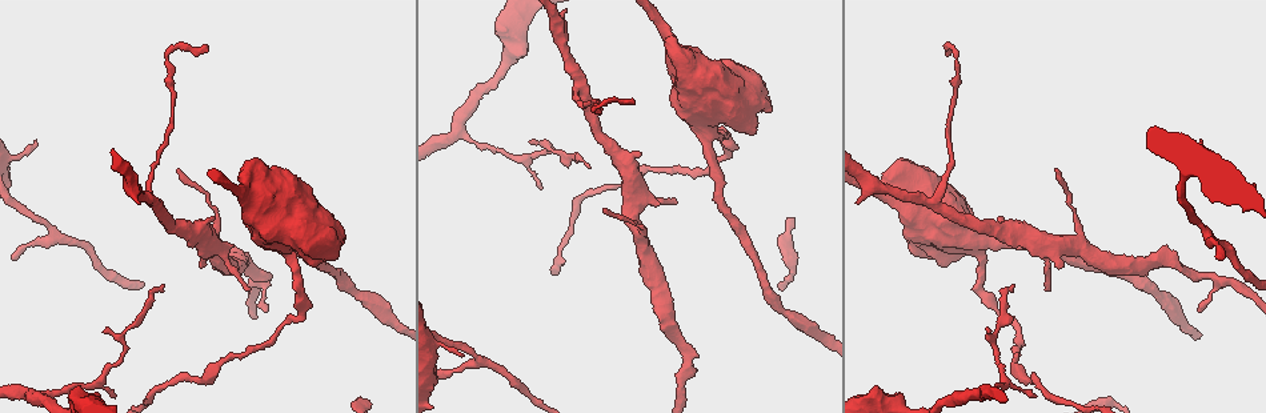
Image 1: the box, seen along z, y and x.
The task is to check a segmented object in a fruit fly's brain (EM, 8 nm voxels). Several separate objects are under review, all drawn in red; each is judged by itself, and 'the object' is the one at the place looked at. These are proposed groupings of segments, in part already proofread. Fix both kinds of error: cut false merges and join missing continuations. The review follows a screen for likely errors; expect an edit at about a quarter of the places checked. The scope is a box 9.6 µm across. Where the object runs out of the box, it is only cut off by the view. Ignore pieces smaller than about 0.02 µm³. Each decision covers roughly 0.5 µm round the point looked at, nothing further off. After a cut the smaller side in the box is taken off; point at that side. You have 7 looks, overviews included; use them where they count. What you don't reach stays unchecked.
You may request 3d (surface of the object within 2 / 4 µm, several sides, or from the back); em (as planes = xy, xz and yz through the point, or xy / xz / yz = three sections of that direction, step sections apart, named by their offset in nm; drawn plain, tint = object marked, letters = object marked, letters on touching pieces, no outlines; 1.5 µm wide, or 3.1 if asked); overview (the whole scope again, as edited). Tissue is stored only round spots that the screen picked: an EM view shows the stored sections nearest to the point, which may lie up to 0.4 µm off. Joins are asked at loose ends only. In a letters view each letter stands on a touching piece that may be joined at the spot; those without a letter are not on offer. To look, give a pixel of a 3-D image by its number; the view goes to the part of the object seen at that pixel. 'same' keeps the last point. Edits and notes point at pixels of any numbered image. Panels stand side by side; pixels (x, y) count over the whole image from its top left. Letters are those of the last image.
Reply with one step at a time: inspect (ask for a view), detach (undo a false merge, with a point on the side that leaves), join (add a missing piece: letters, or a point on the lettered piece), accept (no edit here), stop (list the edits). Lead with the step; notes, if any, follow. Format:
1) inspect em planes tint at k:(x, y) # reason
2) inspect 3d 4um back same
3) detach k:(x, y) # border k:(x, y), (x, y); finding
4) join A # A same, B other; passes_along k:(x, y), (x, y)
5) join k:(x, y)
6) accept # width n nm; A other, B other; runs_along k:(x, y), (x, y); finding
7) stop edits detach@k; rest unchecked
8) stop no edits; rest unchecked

inspect 3d 4um at 1:(1034, 397) # branch stops here

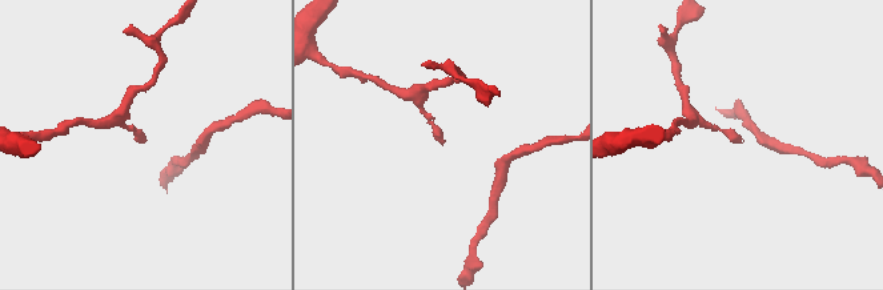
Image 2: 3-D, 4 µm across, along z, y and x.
inspect em planes letters at 2:(737, 140) # need the tissue

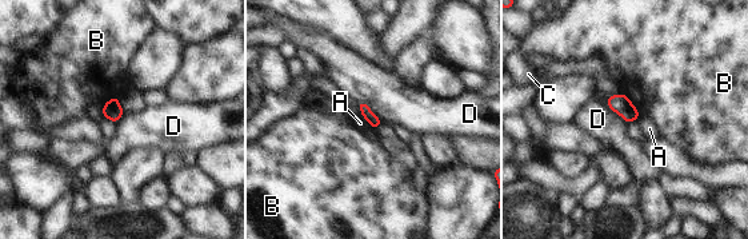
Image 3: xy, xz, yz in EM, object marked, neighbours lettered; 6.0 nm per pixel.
accept # width 80 nm; A other, B other, C other, D other; border 3:(358, 100), (363, 100), (384, 122); no lettered piece goes on from it

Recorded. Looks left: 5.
inspect em planes letters at 1:(249, 288)

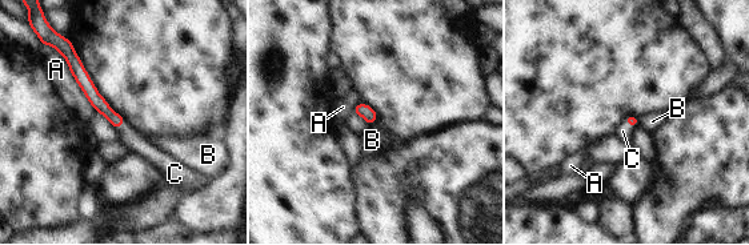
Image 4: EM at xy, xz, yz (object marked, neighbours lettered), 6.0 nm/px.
join C # longest_contact A 440 nm; A other, B other, C same; passes_along 4:(632, 120), (631, 125), (624, 132); it goes on there

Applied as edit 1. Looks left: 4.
inspect overview

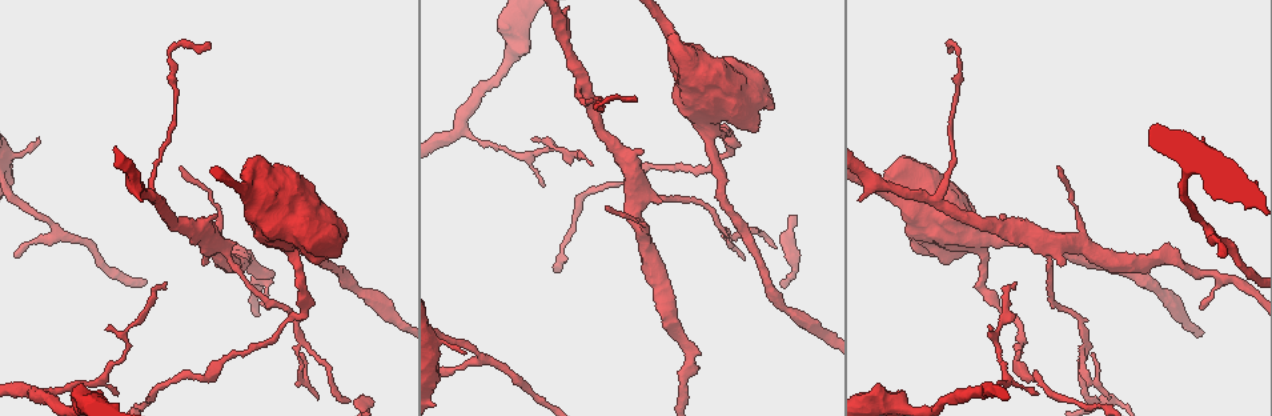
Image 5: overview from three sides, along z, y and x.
inspect em planes plain at 5:(240, 255) # thick turns thin

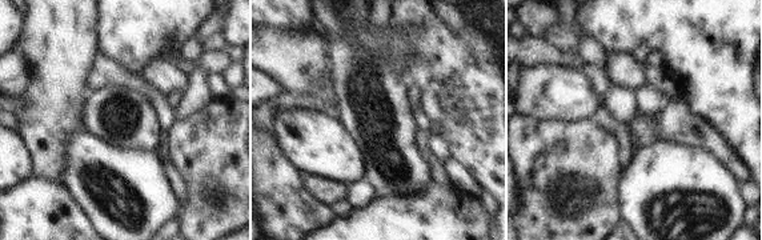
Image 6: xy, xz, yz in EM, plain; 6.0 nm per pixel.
inspect em planes letters same

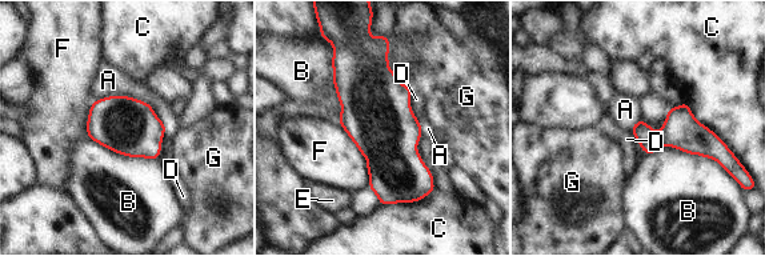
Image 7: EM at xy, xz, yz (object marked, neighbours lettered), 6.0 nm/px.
accept # A other, B other, C other, D other, E other, F other, G other; all the same neuron

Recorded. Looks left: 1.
stop edits join@4; rest unchecked

